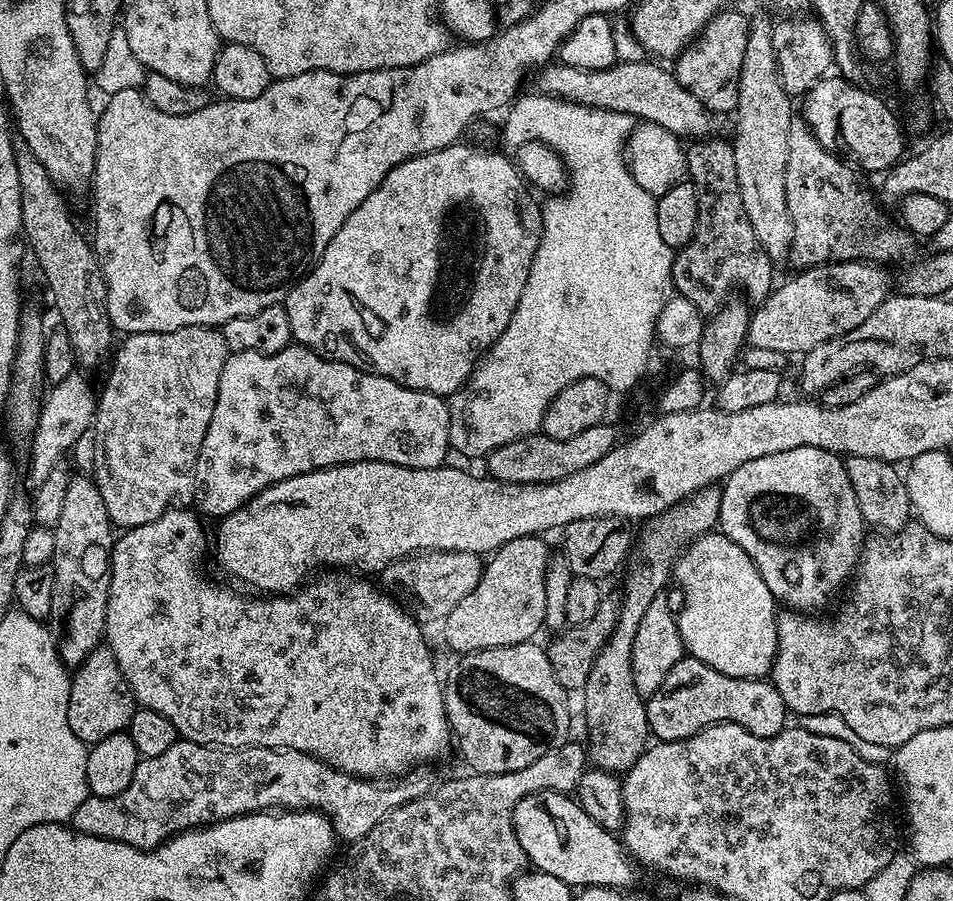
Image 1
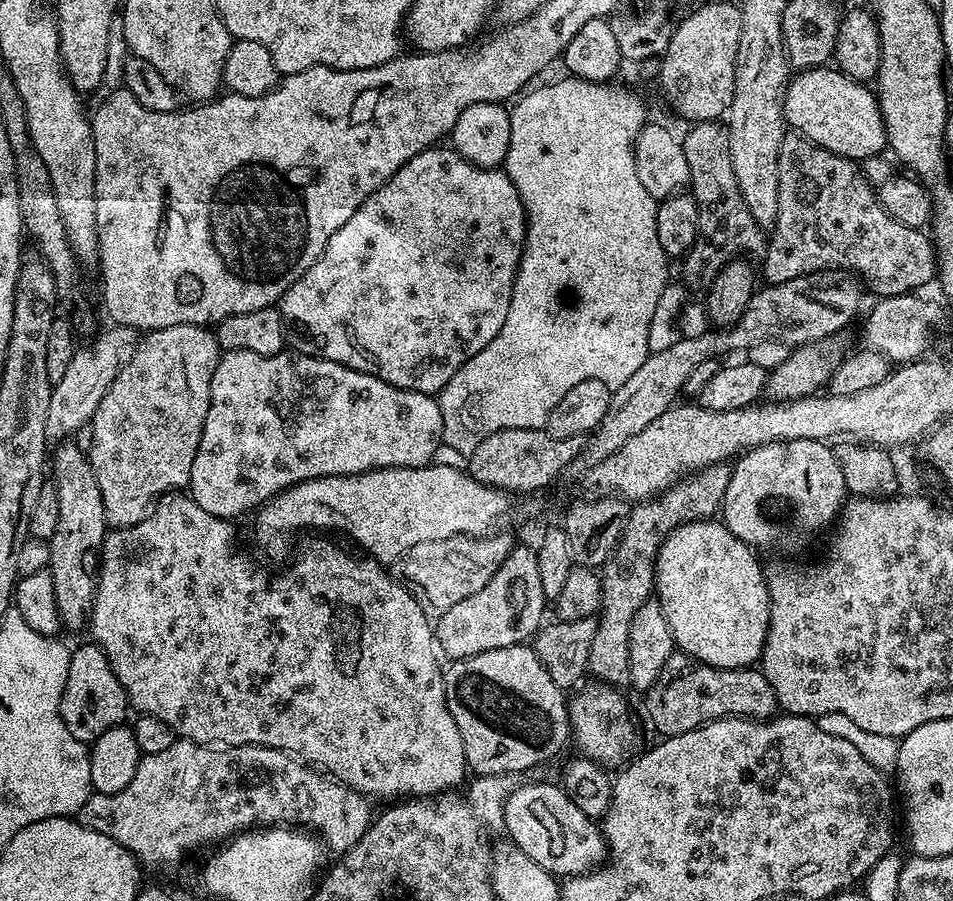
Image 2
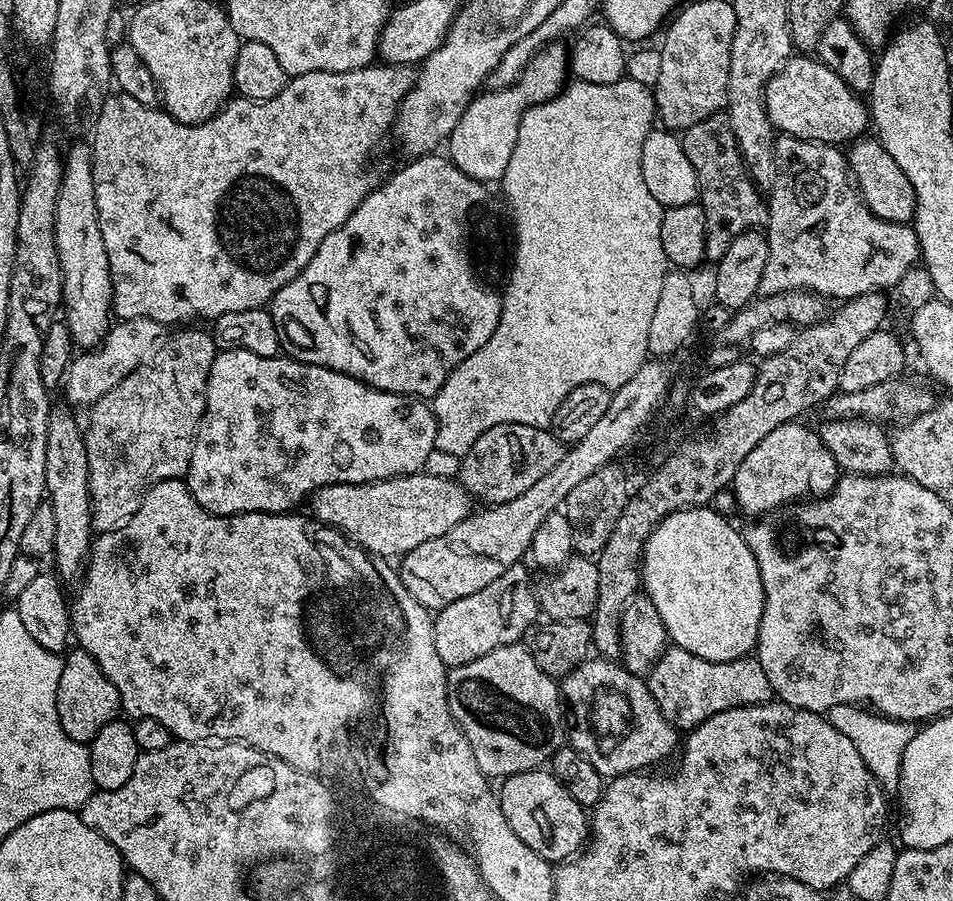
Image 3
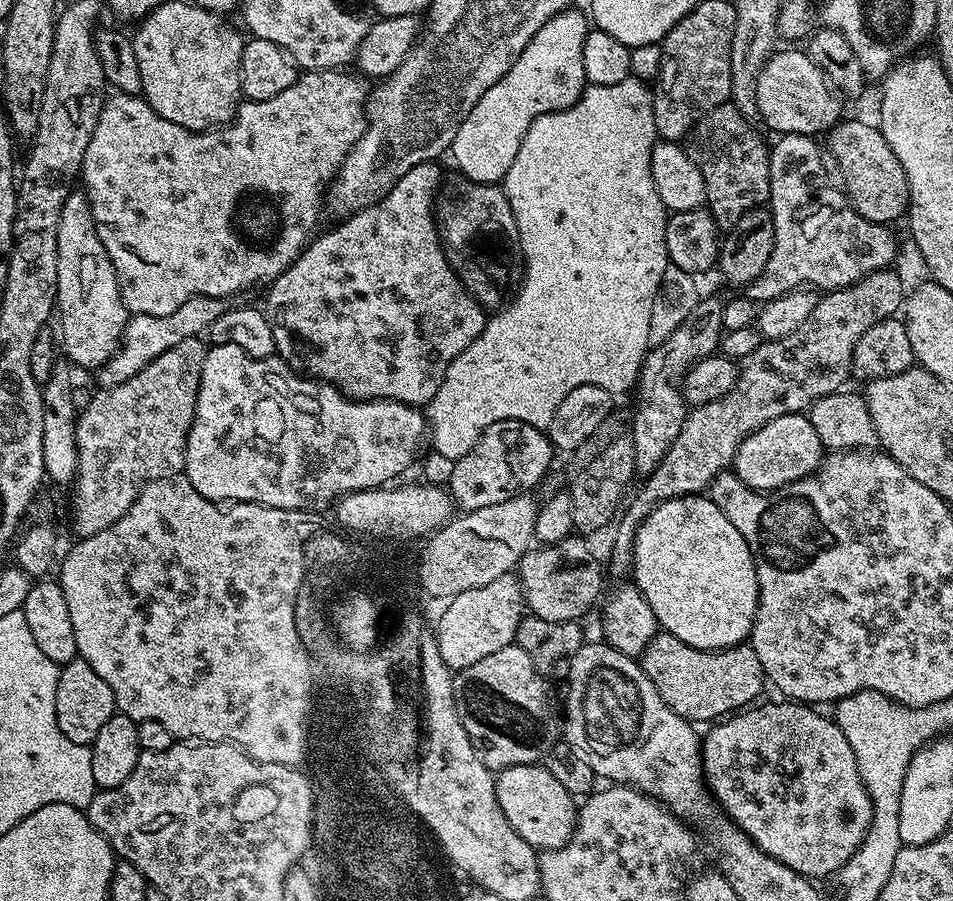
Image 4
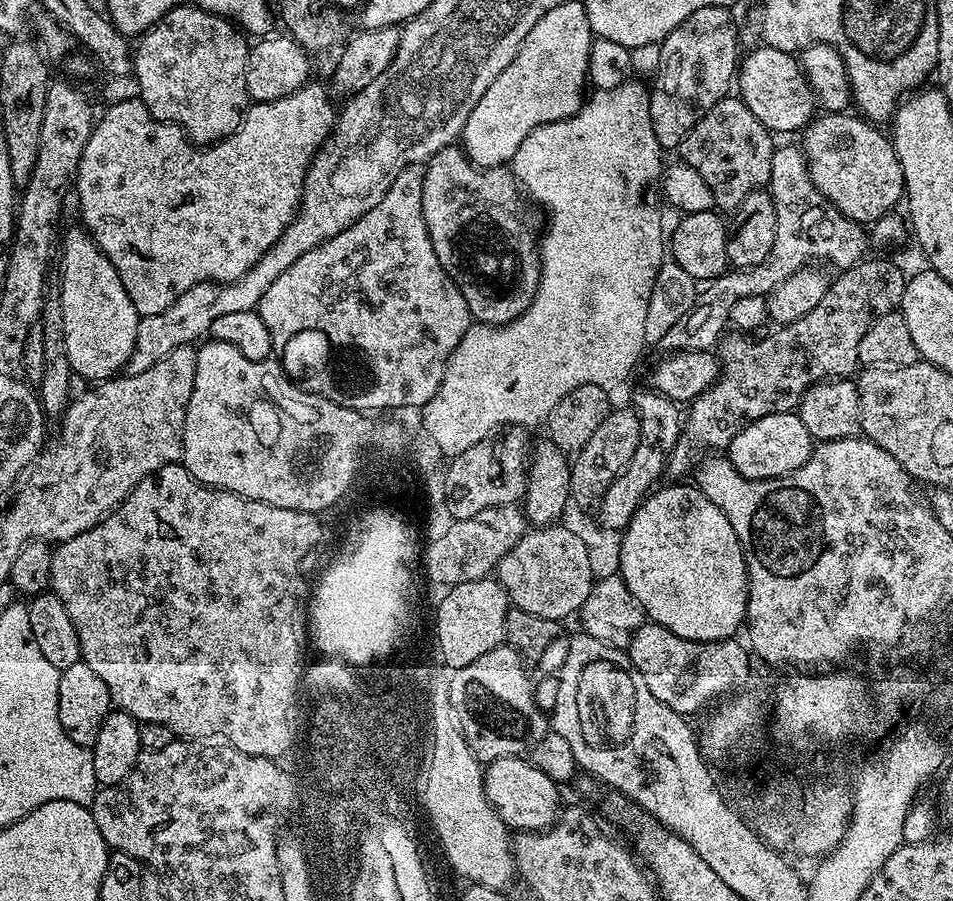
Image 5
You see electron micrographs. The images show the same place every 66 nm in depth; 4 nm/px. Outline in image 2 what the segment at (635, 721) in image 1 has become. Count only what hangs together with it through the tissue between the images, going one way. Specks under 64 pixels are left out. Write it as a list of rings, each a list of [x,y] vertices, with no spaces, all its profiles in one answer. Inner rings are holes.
[[[715,464],[712,468],[701,468],[685,476],[678,484],[672,485],[659,496],[650,500],[642,500],[631,505],[628,521],[624,523],[620,544],[609,560],[602,565],[600,578],[600,610],[594,632],[594,642],[590,642],[590,658],[588,659],[589,677],[611,686],[624,686],[630,681],[630,622],[634,622],[634,614],[645,602],[653,599],[656,587],[656,555],[662,542],[680,524],[688,524],[691,520],[710,520],[721,511],[726,486],[730,486],[732,468],[724,464]]]

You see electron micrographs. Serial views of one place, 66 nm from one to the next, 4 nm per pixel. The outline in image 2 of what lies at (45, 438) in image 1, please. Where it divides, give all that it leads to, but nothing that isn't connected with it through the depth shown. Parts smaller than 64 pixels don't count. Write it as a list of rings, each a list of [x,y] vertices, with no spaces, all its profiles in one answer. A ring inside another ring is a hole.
[[[108,326],[108,329],[98,336],[91,341],[93,344],[89,348],[77,347],[74,358],[70,358],[66,375],[52,385],[50,410],[46,414],[46,434],[49,441],[67,441],[71,432],[79,433],[85,426],[91,425],[94,410],[98,410],[98,402],[106,398],[106,390],[110,390],[114,378],[118,378],[122,366],[126,366],[138,343],[138,332],[134,328]]]

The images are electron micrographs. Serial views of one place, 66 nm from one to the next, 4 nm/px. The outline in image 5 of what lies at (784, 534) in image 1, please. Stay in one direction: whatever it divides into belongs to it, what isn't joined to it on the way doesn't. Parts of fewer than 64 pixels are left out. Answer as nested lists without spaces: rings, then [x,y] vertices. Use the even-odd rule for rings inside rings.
[[[795,411],[779,412],[778,414],[766,414],[766,418],[758,418],[754,422],[747,424],[730,442],[730,446],[726,449],[726,455],[728,461],[738,470],[738,474],[742,474],[747,480],[767,482],[801,468],[812,456],[813,447],[813,438],[806,430],[806,426],[802,422],[800,415]]]

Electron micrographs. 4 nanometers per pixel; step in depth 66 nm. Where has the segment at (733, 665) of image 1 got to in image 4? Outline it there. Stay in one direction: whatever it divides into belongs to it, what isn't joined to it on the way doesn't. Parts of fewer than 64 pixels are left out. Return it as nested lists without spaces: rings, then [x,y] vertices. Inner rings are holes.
[[[707,495],[679,496],[670,498],[656,506],[656,509],[643,520],[636,531],[632,547],[630,576],[637,590],[646,598],[646,602],[650,602],[650,610],[654,610],[657,625],[663,631],[674,634],[674,638],[682,638],[682,642],[686,642],[686,646],[716,652],[720,648],[733,648],[736,644],[745,643],[752,635],[756,607],[758,606],[758,578],[756,577],[754,558],[750,554],[750,546],[746,546],[746,538],[742,538],[742,534],[738,534],[736,527],[730,523],[730,518],[726,518],[726,514],[722,514],[722,510],[718,510],[718,506],[714,506],[714,502]]]

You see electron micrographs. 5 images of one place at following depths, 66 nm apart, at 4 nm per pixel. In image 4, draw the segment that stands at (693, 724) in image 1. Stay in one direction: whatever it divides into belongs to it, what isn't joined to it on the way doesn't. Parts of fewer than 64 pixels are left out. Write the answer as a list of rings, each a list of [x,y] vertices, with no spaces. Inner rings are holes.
[[[660,630],[650,646],[646,646],[638,663],[644,669],[646,678],[654,682],[654,690],[658,690],[666,706],[670,706],[670,710],[674,710],[674,714],[682,719],[693,722],[712,722],[743,710],[766,688],[762,662],[758,662],[758,654],[754,654],[751,643],[748,642],[711,652],[686,646],[682,638],[674,638],[674,634]]]

